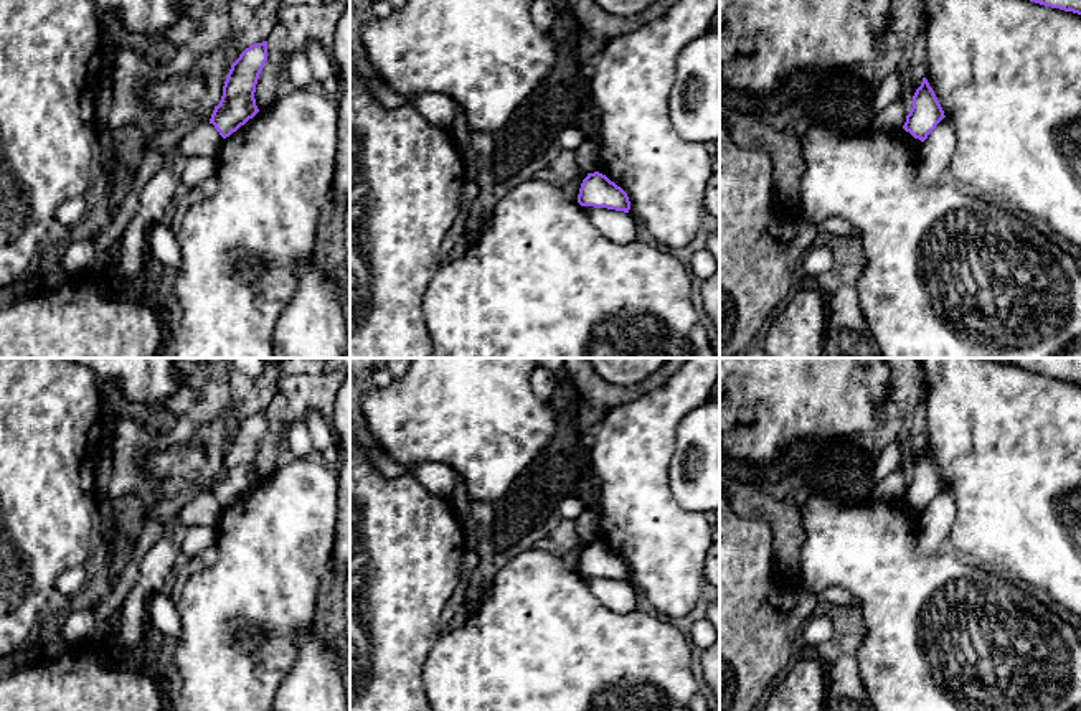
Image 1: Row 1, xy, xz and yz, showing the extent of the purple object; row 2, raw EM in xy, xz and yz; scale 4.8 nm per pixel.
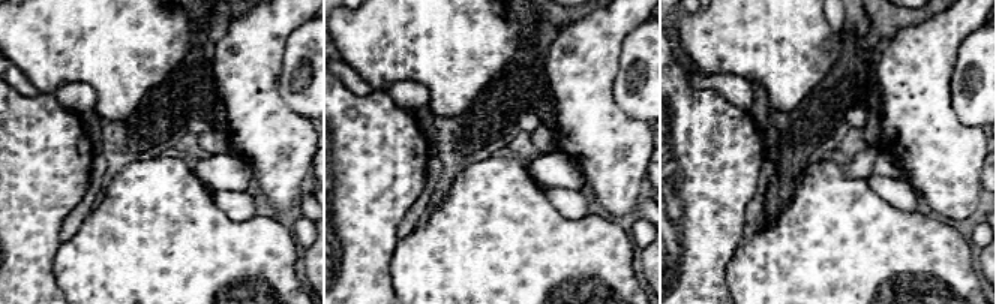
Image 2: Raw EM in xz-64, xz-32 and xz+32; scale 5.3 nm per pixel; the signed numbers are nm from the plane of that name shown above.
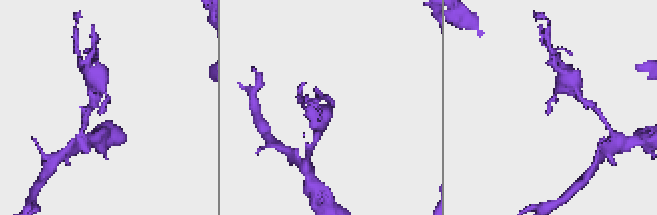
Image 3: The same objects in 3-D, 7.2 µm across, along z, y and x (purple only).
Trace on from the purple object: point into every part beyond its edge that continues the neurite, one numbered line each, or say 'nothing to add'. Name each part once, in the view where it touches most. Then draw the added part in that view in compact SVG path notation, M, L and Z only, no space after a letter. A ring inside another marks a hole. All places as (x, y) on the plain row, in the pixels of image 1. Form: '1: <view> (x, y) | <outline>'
nothing to add

